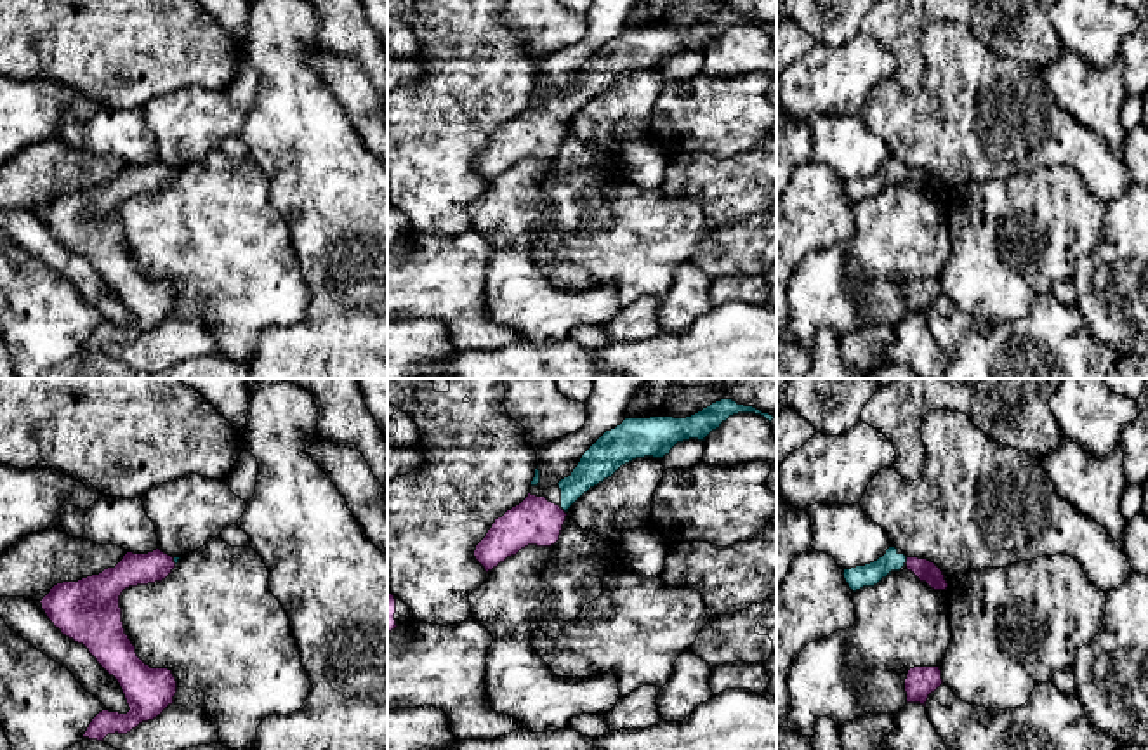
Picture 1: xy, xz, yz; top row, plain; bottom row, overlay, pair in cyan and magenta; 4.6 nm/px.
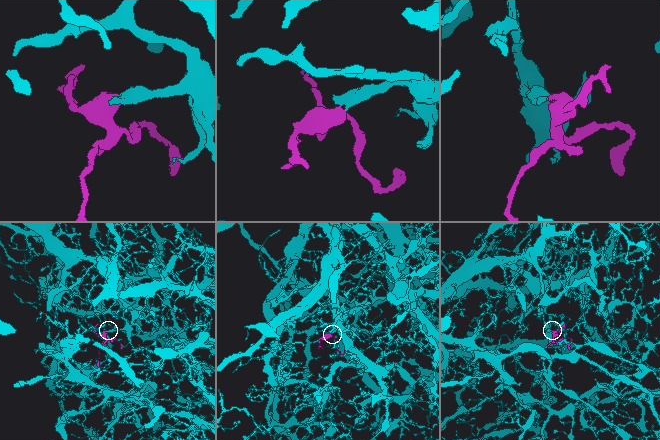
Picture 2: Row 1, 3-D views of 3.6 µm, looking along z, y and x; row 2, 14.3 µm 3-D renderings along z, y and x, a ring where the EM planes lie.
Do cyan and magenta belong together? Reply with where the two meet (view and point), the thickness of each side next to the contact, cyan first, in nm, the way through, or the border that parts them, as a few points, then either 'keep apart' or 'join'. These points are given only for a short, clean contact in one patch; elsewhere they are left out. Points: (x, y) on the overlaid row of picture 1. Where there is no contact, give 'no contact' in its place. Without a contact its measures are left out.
contact yz (905, 561); calibres 110 and 100 nm; way yz (869, 575), (890, 561), (905, 561), (924, 570); join

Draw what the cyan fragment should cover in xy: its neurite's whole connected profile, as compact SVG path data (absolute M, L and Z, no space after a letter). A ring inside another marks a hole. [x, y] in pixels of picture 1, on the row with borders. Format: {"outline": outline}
{"outline": "M160 549L148 554L127 552L115 568L78 582L57 583L40 601L54 627L83 644L118 681L130 708L127 714L99 712L83 738L104 741L108 734L127 734L174 703L177 681L172 670L151 668L137 656L123 628L120 595L129 587L165 580L179 559Z"}

